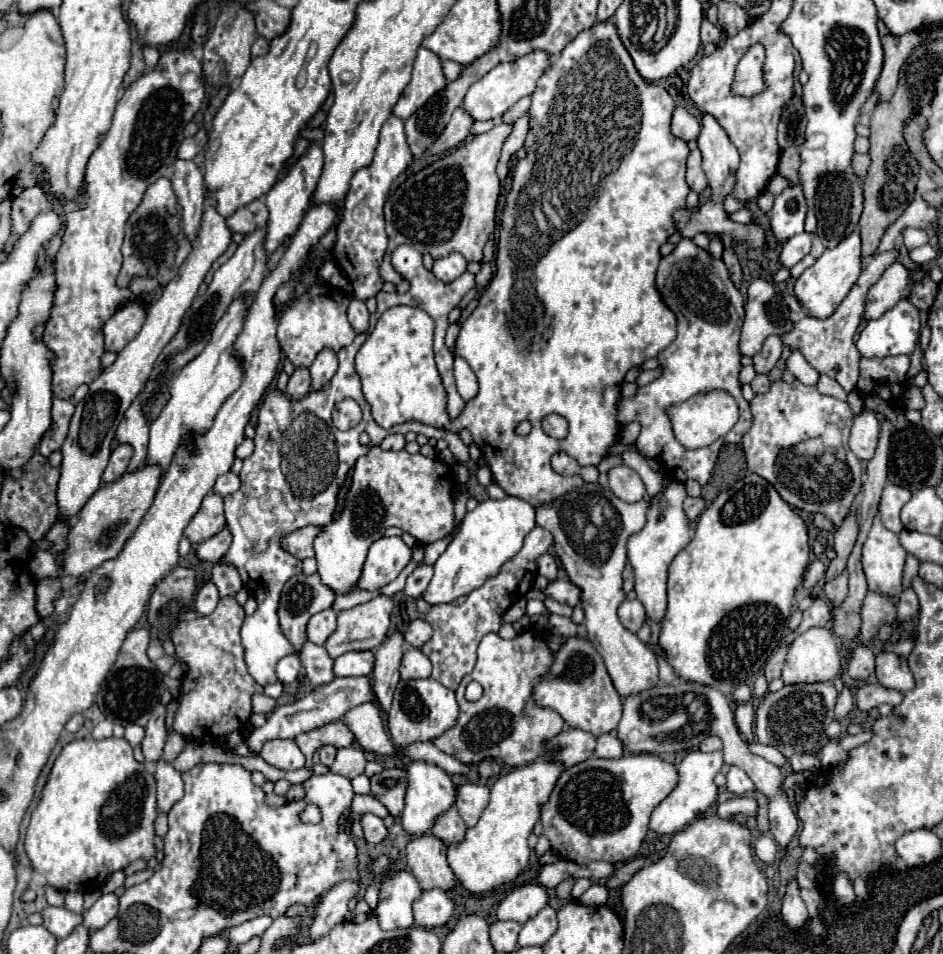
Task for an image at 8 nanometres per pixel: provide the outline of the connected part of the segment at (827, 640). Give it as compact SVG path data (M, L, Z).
M810 628L800 634L788 654L782 670L784 684L828 682L840 672L840 656L828 628Z

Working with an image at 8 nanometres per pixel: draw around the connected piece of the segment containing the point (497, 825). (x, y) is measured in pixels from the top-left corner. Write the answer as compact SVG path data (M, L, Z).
M536 760L526 766L518 766L500 776L492 790L490 802L484 808L478 824L468 832L462 844L448 848L448 864L456 874L456 880L472 894L490 892L506 882L512 882L528 864L530 848L528 836L534 824L540 820L540 808L548 802L556 780L564 772L564 764L550 760Z

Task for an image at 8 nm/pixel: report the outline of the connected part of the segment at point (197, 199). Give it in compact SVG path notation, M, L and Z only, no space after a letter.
M176 160L172 166L172 186L182 208L182 226L186 240L194 244L200 230L200 216L204 210L204 180L200 168L192 160Z

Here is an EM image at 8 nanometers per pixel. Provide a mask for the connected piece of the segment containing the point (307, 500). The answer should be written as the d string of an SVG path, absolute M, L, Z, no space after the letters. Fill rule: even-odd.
M356 336L356 340L348 348L340 350L338 372L320 392L312 390L306 398L298 402L290 400L280 390L270 390L264 396L264 402L258 408L258 426L254 436L256 448L252 456L244 460L240 472L242 486L234 494L224 496L226 522L232 530L232 546L224 554L224 560L232 562L238 568L244 586L248 586L248 590L258 602L258 610L244 618L240 636L246 652L248 672L262 686L278 680L274 672L276 662L282 656L294 652L286 636L280 632L276 610L278 610L278 598L284 582L302 572L302 560L280 548L282 536L302 526L330 524L334 520L338 492L344 486L346 474L354 468L356 460L364 456L364 452L368 452L368 448L378 446L388 434L416 432L416 434L424 434L426 438L436 438L436 440L444 438L458 462L466 464L470 460L470 454L466 452L466 446L462 444L458 434L424 426L418 422L406 422L390 430L384 430L372 420L370 406L360 390L360 378L354 370L354 356L362 344L364 344L364 336ZM342 398L352 398L362 408L362 422L346 432L336 430L330 418L334 406ZM360 432L369 435L368 446L360 446L358 442ZM244 516L248 518L246 522L242 520Z

